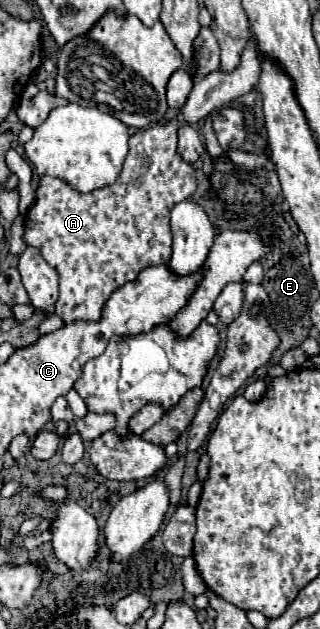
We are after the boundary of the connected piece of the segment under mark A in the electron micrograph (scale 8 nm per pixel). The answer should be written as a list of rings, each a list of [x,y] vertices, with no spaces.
[[[249,44],[241,52],[239,68],[231,72],[215,70],[209,72],[201,82],[197,82],[187,96],[187,102],[179,110],[177,118],[165,124],[157,124],[145,130],[137,130],[129,138],[129,154],[123,162],[123,168],[117,176],[115,184],[109,184],[107,188],[97,188],[95,192],[75,192],[71,184],[65,180],[53,178],[53,176],[41,176],[35,204],[29,208],[25,216],[25,244],[35,246],[41,250],[43,258],[49,266],[53,266],[59,272],[59,300],[55,304],[55,314],[63,318],[65,324],[75,320],[99,320],[103,304],[111,296],[111,292],[119,286],[123,286],[129,280],[135,280],[141,270],[149,266],[167,264],[171,258],[171,230],[169,230],[169,212],[175,204],[187,200],[195,192],[195,170],[191,164],[183,162],[177,154],[177,130],[185,124],[197,124],[201,118],[211,114],[217,106],[225,106],[239,96],[253,90],[253,86],[259,80],[259,58],[257,48]]]

